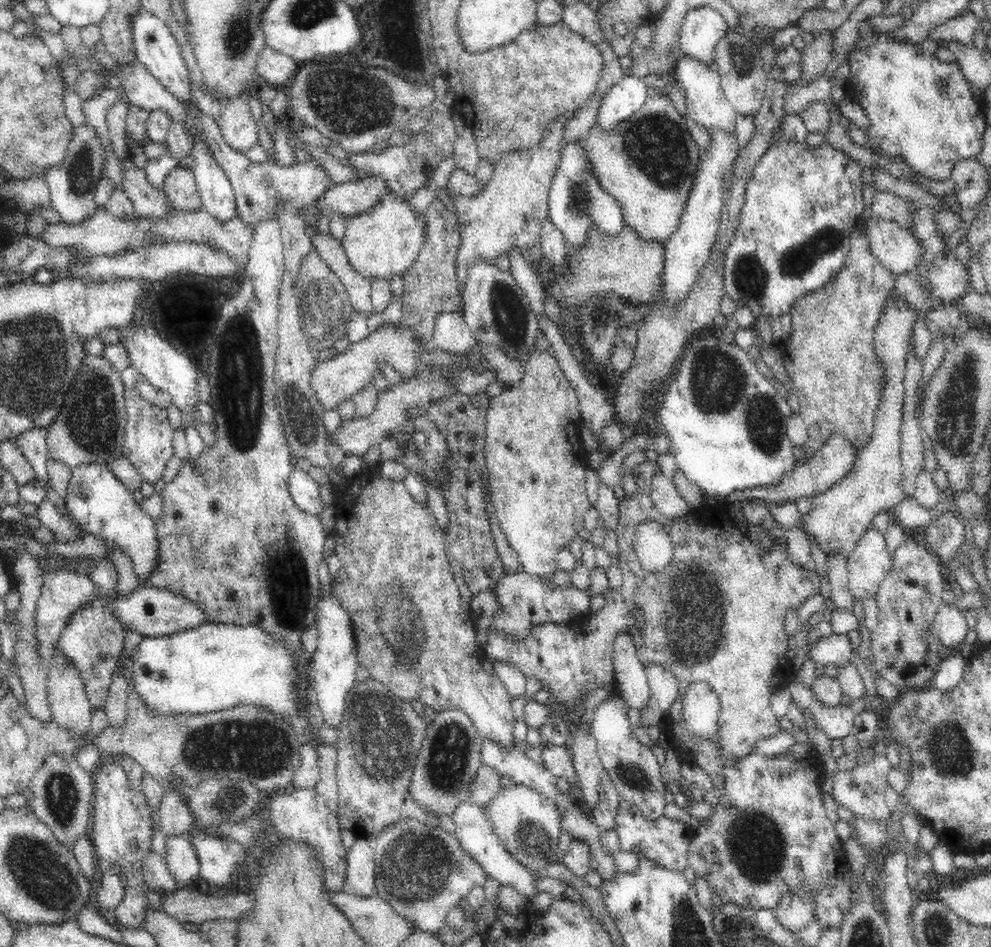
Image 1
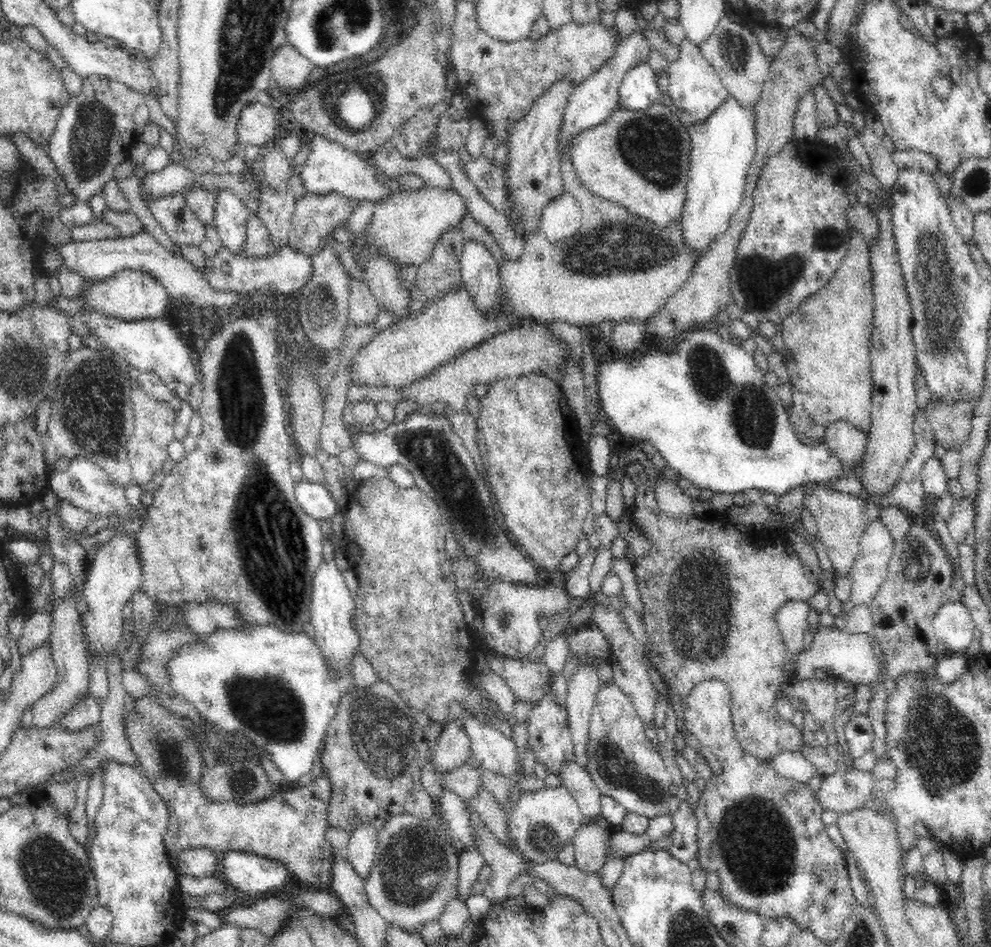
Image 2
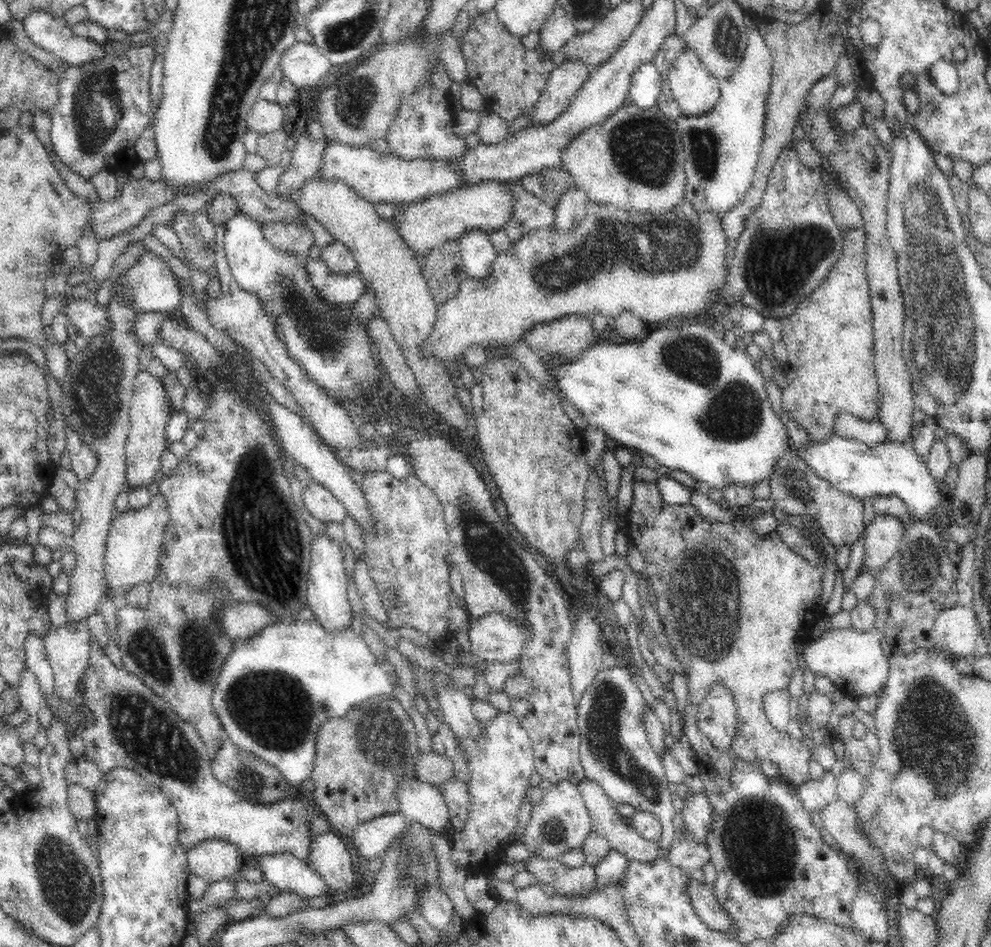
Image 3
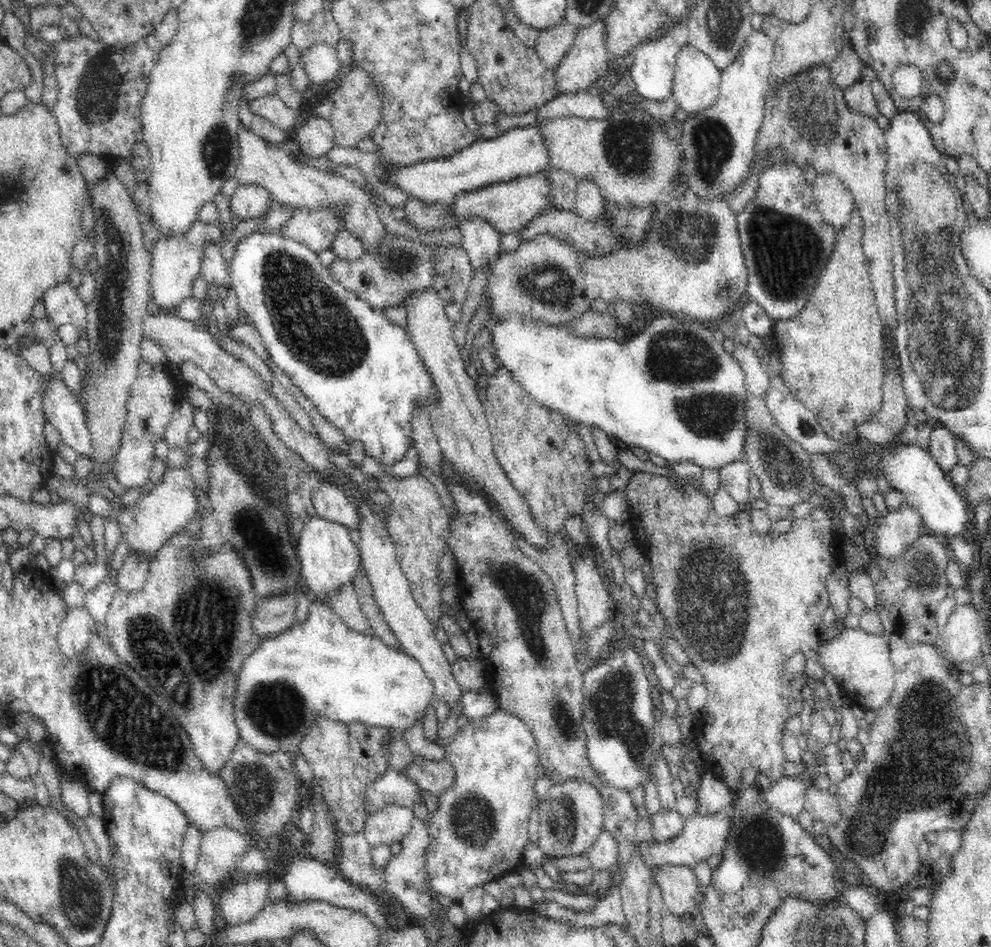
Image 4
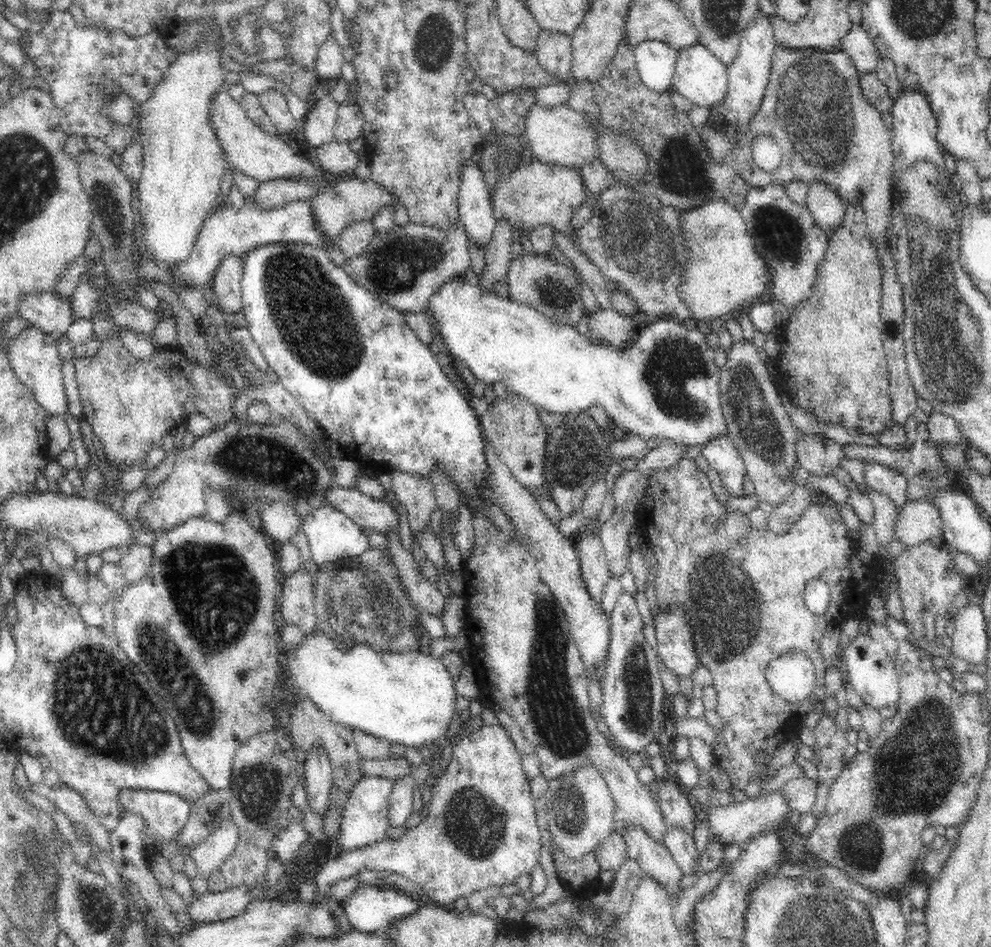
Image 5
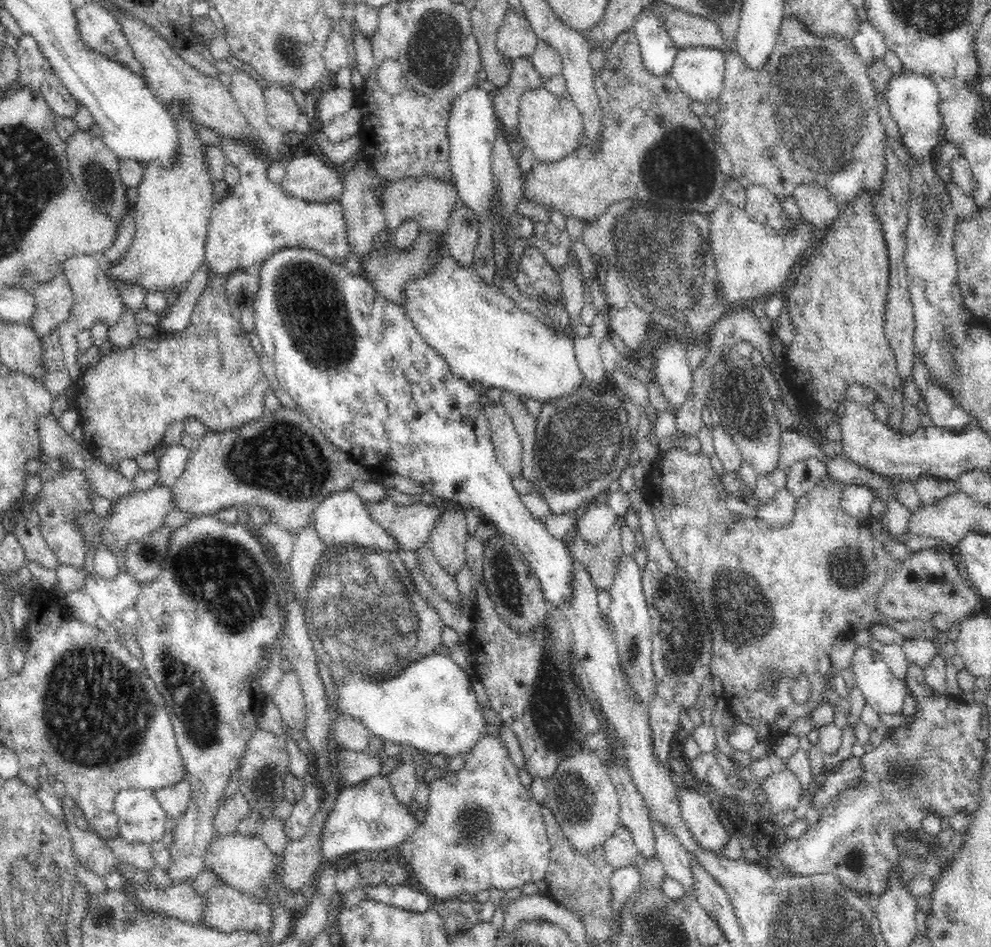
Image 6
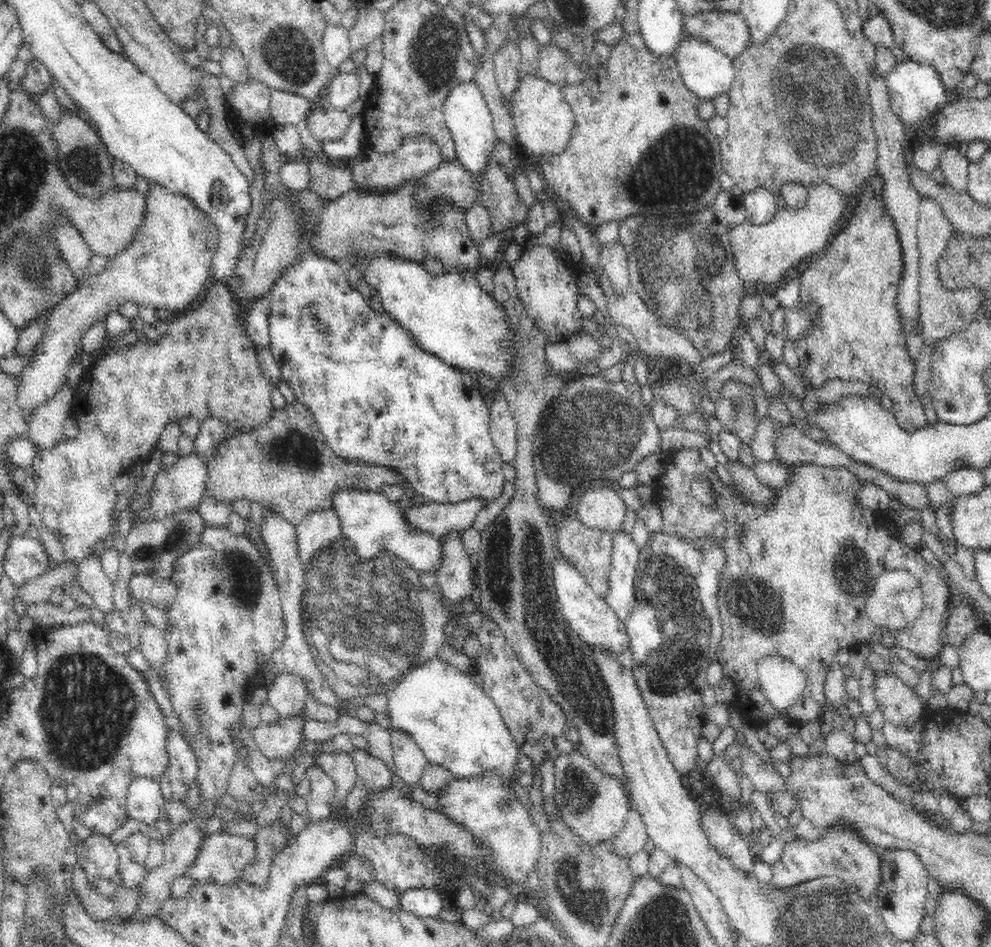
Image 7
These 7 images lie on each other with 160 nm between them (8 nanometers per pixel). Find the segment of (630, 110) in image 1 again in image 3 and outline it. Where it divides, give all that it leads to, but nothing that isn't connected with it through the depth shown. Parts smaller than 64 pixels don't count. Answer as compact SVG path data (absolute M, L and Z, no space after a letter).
M653 60L643 62L632 73L629 86L632 101L642 108L655 107L664 82L665 78Z

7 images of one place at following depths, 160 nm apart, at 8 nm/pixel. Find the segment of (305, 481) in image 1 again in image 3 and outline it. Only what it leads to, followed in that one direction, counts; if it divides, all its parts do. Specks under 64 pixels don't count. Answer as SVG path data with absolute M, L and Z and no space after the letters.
M314 480L306 486L302 499L304 508L310 515L324 523L337 522L342 524L346 518L347 511L344 504L338 501L327 488Z

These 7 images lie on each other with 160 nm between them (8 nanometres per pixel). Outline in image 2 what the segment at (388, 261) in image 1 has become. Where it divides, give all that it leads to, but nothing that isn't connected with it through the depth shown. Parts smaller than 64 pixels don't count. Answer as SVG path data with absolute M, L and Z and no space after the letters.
M425 185L420 190L402 191L388 200L374 204L373 216L364 234L366 241L374 241L400 266L420 266L431 254L442 235L462 226L462 220L470 216L468 201L453 188Z

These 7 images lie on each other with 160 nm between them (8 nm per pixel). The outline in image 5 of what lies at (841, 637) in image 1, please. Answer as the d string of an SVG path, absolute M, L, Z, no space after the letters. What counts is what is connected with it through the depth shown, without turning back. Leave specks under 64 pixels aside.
M859 633L850 640L844 652L844 662L848 668L850 682L867 706L880 710L898 705L901 690L898 673L893 660L888 657L887 651L879 642L872 640L868 634Z

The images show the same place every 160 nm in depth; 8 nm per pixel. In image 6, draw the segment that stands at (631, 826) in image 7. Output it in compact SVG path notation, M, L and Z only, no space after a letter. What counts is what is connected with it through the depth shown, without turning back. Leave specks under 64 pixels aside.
M626 825L616 827L614 834L603 845L607 860L617 870L626 866L634 865L635 861L640 858L639 849L637 848L634 837Z

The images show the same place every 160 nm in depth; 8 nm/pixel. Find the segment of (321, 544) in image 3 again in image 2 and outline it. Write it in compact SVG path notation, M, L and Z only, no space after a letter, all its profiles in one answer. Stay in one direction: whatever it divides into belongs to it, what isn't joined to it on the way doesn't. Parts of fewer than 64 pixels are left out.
M333 559L323 561L316 569L310 601L310 620L315 630L315 639L325 658L330 664L342 664L352 659L359 648L359 634L355 625L355 602L353 594L346 587L344 574L338 569Z

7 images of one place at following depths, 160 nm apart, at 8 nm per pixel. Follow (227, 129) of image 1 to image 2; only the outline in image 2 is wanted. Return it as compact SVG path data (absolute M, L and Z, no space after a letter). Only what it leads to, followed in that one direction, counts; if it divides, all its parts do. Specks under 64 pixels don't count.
M260 102L248 104L238 120L238 144L241 151L249 144L257 145L264 148L267 144L273 143L275 137L278 136L279 122L278 122L278 106L276 103L264 106Z

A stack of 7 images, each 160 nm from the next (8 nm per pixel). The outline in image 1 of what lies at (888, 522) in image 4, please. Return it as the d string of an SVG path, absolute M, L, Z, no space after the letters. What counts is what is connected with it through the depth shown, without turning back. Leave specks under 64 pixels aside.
M876 526L868 527L854 550L848 557L849 589L855 600L866 601L874 598L878 592L880 583L885 579L892 564L892 557L886 547L885 533Z

